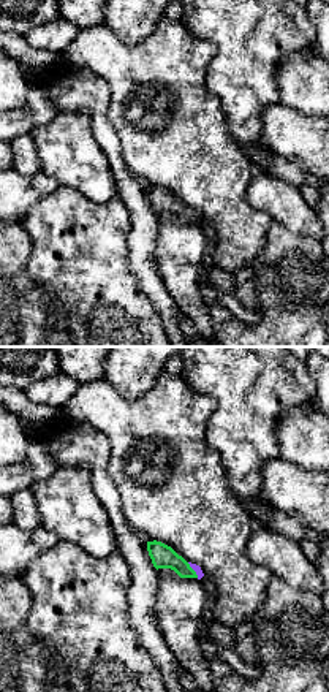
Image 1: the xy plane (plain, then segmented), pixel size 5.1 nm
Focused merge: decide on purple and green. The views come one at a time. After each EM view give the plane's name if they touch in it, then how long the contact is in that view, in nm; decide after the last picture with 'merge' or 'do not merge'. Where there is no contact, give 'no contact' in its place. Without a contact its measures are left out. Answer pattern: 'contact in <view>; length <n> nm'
contact in xy; length 100 nm

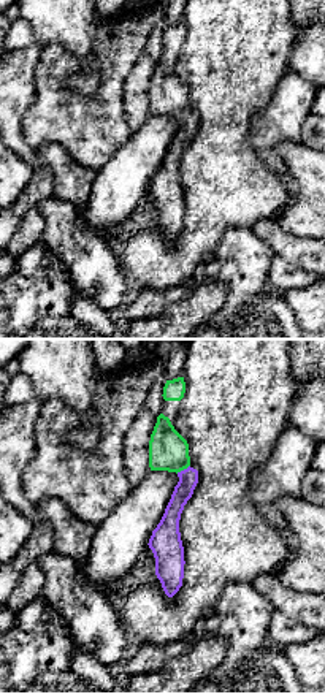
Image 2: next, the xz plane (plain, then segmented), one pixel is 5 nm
contact in xz; length 80 nm

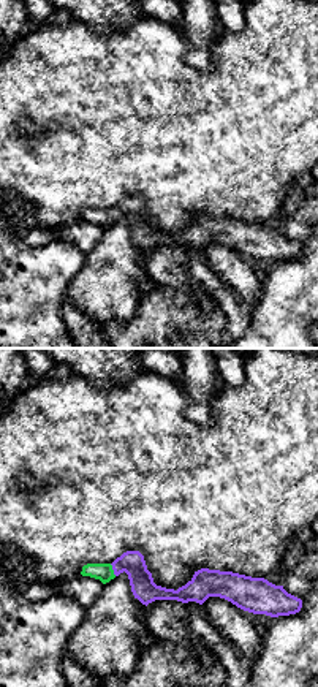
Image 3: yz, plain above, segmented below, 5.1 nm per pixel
contact in yz; length 70 nm

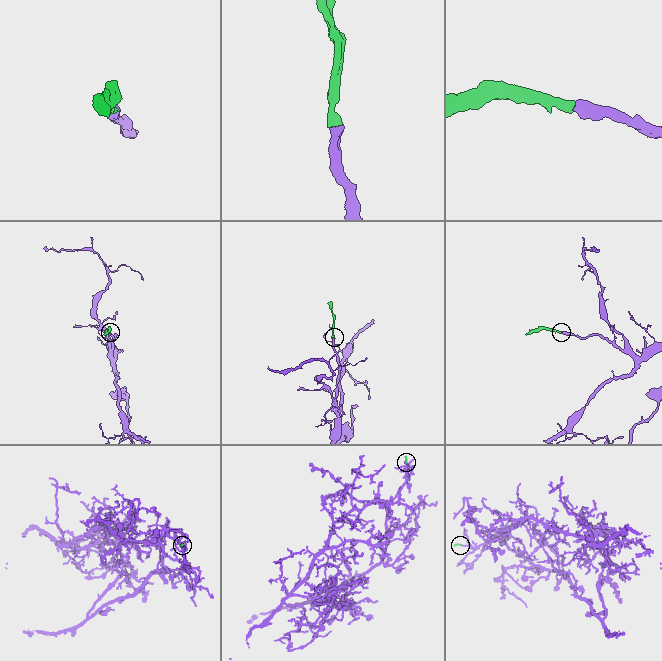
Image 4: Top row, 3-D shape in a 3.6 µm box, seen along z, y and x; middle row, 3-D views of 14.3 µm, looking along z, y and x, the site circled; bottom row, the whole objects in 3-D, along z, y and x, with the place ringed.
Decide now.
merge

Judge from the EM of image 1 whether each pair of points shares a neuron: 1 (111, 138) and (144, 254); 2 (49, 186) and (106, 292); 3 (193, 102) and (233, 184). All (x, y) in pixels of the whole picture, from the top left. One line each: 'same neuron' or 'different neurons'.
1: same neuron
2: different neurons
3: same neuron

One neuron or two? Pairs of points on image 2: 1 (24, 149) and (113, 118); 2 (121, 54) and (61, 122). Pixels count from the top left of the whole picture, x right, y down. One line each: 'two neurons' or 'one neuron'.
1: two neurons
2: one neuron

